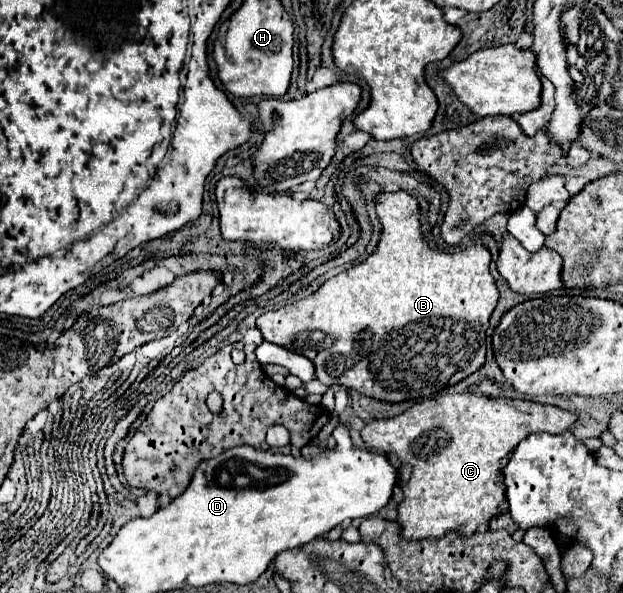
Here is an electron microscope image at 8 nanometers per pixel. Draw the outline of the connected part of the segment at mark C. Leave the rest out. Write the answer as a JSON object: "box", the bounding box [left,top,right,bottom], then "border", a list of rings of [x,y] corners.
{"box":[362,393,576,539],"border":[[[462,393],[462,395],[442,395],[436,399],[426,399],[412,405],[404,413],[390,419],[370,421],[362,431],[362,441],[378,453],[396,453],[402,463],[412,467],[410,479],[402,485],[404,499],[398,503],[400,537],[402,539],[426,539],[442,537],[446,531],[456,529],[462,535],[474,533],[480,525],[498,513],[498,503],[502,501],[502,489],[496,485],[496,473],[502,469],[500,459],[508,455],[524,437],[532,431],[562,433],[570,429],[576,415],[554,405],[544,405],[524,399],[494,399],[482,393]]]}

